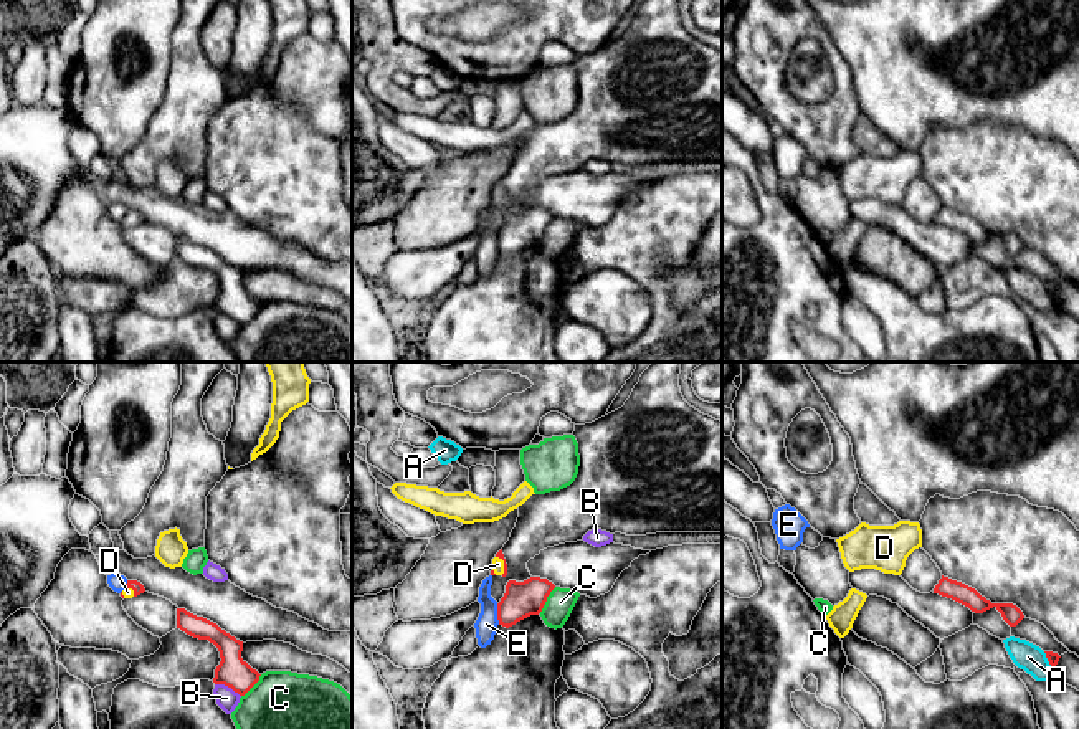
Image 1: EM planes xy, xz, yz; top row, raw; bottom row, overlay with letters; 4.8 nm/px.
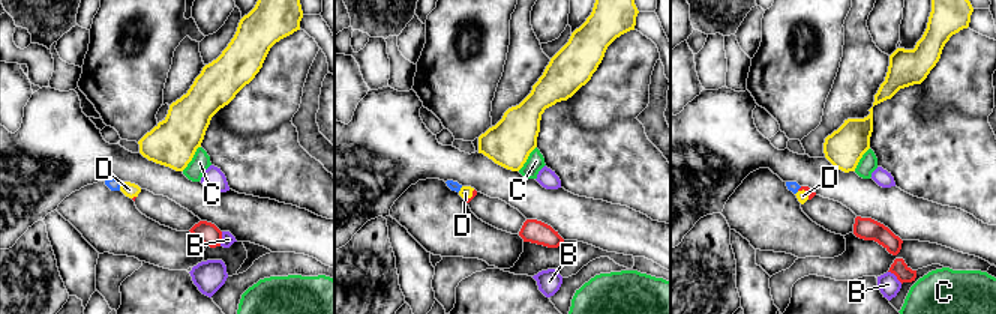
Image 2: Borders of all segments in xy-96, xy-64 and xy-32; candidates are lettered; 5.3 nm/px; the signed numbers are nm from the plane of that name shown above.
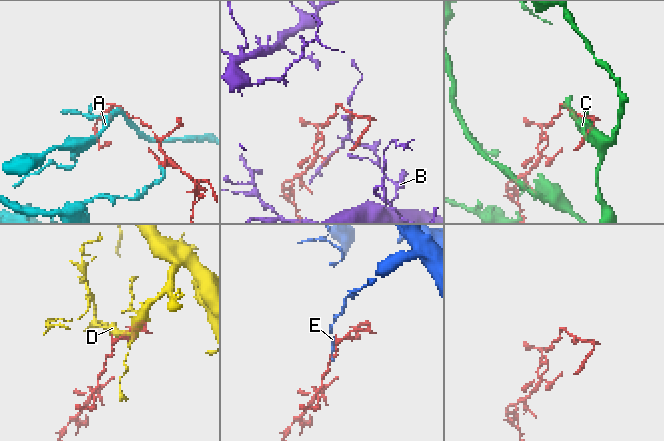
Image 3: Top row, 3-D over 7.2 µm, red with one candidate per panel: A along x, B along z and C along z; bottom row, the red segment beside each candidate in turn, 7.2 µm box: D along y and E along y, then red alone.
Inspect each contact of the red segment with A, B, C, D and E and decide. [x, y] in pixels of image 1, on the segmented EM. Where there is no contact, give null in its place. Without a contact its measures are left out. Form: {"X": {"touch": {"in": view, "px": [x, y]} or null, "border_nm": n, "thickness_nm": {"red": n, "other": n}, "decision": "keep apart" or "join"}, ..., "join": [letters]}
{"A": {"touch": {"in": "yz", "px": [1048, 660]}, "border_nm": 100, "thickness_nm": {"red": 60, "other": 140}, "decision": "keep apart"}, "B": {"touch": {"in": "xy", "px": [228, 686]}, "border_nm": 140, "thickness_nm": {"red": 150, "other": 100}, "decision": "keep apart"}, "C": {"touch": {"in": "xz", "px": [546, 600]}, "border_nm": 150, "thickness_nm": {"red": 180, "other": 140}, "decision": "keep apart"}, "D": {"touch": {"in": "xz", "px": [504, 564]}, "border_nm": 100, "thickness_nm": {"red": 40, "other": 60}, "decision": "join"}, "E": {"touch": {"in": "xz", "px": [498, 614]}, "border_nm": 110, "thickness_nm": {"red": 180, "other": 110}, "decision": "keep apart"}, "join": ["D"]}

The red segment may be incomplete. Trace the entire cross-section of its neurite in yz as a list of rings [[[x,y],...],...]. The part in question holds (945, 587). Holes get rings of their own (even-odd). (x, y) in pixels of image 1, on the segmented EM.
[[[944,575],[935,585],[934,593],[952,598],[968,607],[975,613],[983,613],[995,607],[1010,627],[1016,627],[1024,618],[1023,612],[1016,605],[991,603],[990,600],[982,597],[975,588]]]

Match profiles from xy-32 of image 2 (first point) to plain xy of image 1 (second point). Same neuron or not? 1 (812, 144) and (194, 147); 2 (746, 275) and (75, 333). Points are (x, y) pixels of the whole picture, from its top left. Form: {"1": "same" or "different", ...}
{"1": "same", "2": "same"}

